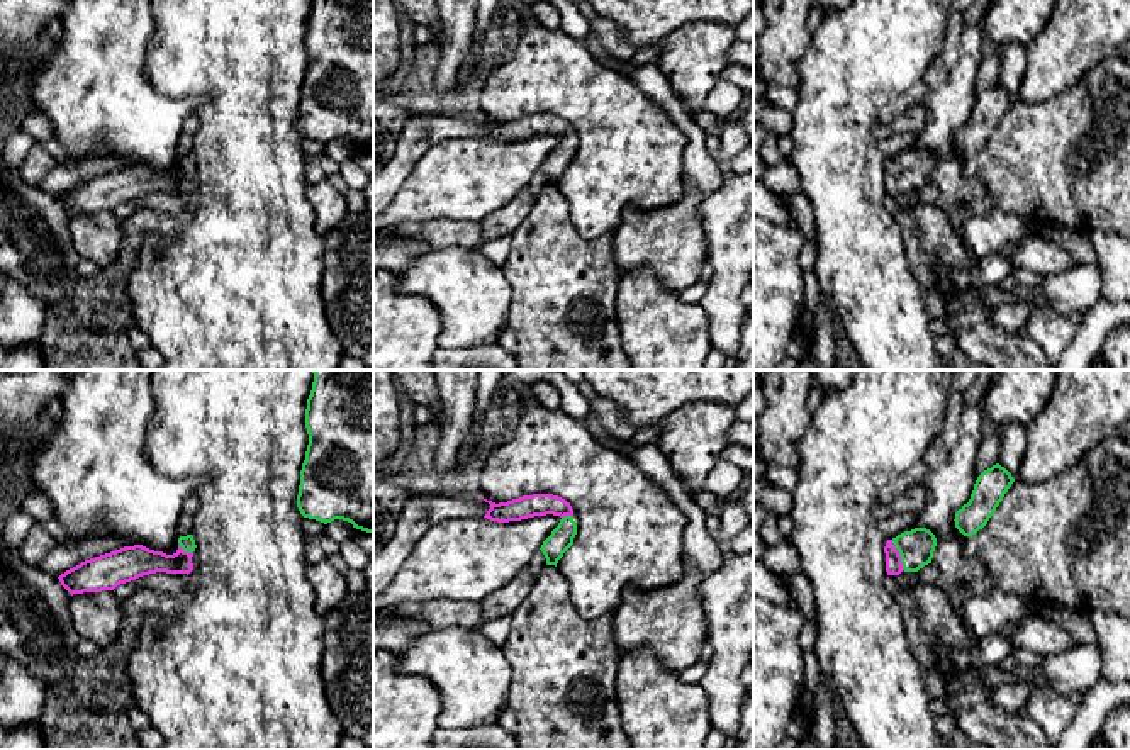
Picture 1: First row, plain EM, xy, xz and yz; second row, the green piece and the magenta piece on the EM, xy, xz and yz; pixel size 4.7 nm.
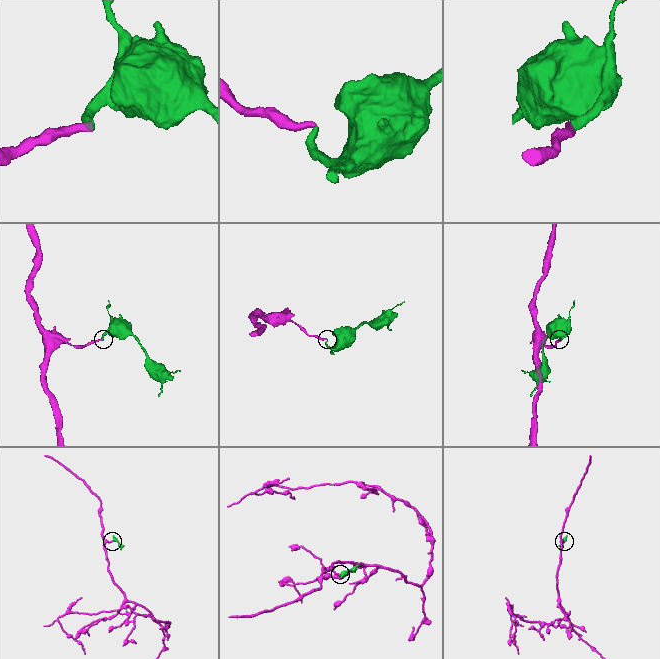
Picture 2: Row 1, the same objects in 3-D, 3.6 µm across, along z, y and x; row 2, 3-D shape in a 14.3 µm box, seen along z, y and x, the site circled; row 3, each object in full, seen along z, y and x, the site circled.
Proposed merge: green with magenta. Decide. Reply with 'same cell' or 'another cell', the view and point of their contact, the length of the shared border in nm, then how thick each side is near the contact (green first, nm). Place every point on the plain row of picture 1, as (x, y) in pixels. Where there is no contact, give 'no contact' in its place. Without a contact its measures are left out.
same cell; meets green in yz at (900, 173); contact 160 nm long; 170 nm thick on the green side, 80 nm on the other

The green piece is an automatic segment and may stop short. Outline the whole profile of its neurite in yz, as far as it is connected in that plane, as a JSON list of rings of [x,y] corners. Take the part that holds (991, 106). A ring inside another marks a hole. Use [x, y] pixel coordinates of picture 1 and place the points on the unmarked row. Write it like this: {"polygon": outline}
{"polygon": [[[999,83],[984,90],[974,104],[969,122],[955,132],[955,148],[964,156],[972,156],[982,149],[1013,102],[1011,93]]]}

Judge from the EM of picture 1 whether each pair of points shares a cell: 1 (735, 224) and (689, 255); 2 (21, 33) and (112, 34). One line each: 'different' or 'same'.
1: different
2: different

